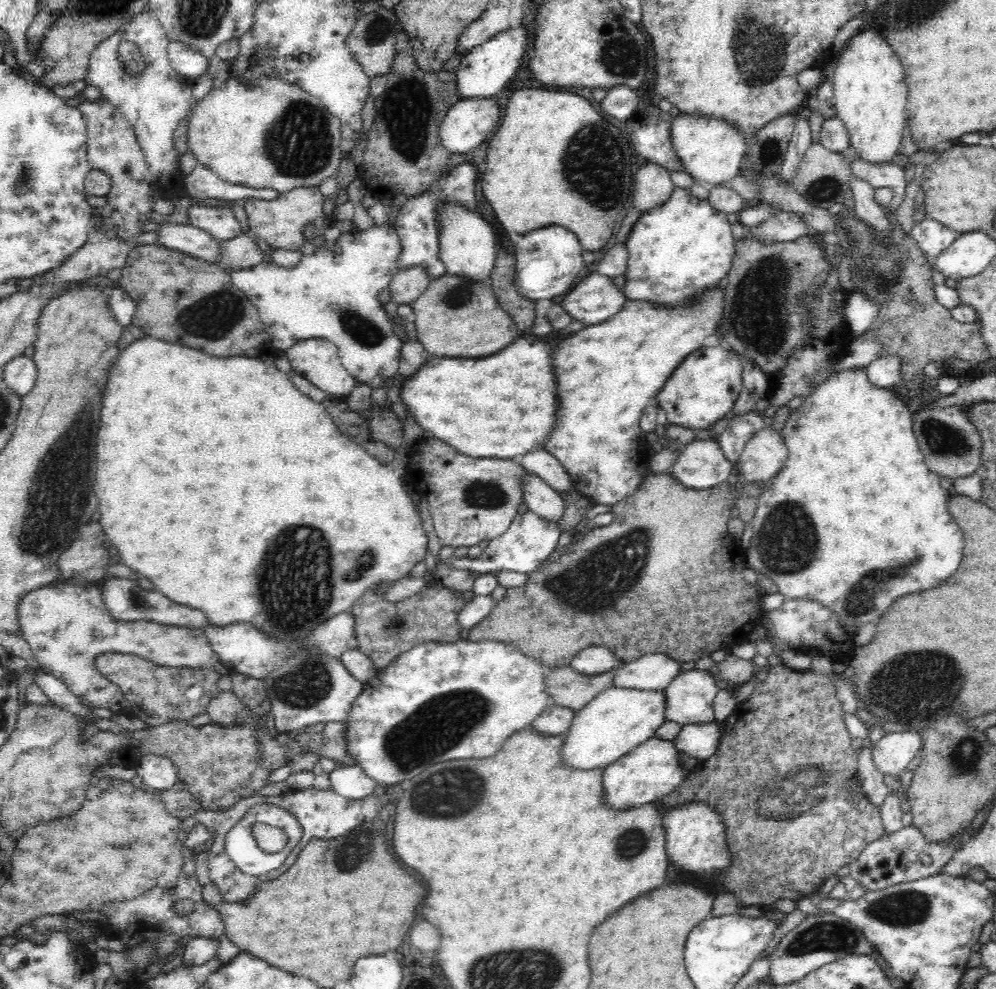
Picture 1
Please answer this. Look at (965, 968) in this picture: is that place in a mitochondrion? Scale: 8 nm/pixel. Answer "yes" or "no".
no

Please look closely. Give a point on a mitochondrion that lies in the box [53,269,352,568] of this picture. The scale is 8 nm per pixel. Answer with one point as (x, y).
(213, 317)

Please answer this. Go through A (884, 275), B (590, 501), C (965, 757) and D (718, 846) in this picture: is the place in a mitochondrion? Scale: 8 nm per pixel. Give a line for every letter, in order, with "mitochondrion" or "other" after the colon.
A: mitochondrion
B: other
C: mitochondrion
D: other

